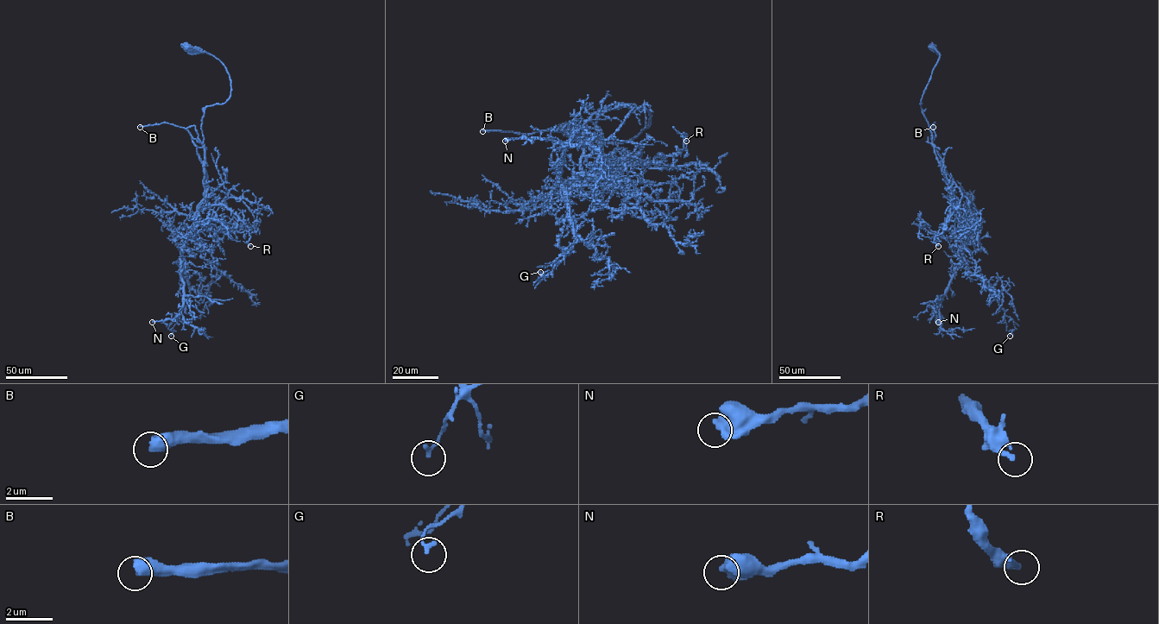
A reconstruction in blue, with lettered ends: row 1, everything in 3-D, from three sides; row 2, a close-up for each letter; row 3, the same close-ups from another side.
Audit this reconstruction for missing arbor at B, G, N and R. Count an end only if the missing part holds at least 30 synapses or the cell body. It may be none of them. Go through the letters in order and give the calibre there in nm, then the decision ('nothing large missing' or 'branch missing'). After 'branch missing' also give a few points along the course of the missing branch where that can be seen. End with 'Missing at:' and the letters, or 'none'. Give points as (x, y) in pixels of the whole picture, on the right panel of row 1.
B: calibre 600 nm; branch missing; course (933, 127), (937, 129), (933, 135), (937, 157), (977, 223), (979, 236), (968, 240)
G: calibre 170 nm; nothing large missing
N: calibre 650 nm; nothing large missing
R: calibre 240 nm; nothing large missing
Missing at: B

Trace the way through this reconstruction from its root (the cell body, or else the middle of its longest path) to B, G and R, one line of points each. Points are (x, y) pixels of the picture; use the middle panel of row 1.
B: (570, 130), (628, 141), (650, 123), (650, 113), (602, 109), (596, 129), (582, 124), (531, 134), (482, 131)
G: (570, 130), (628, 141), (650, 113), (601, 110), (601, 172), (562, 185), (574, 244), (534, 282), (540, 272)
R: (570, 130), (628, 141), (650, 113), (601, 110), (606, 171), (658, 163), (683, 149), (682, 133), (686, 141)

